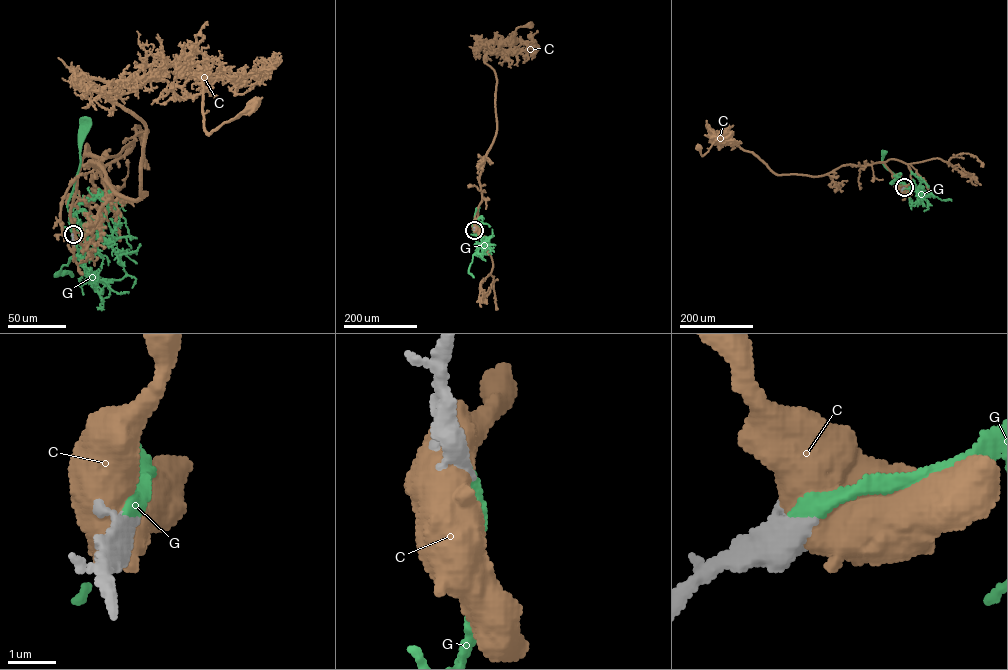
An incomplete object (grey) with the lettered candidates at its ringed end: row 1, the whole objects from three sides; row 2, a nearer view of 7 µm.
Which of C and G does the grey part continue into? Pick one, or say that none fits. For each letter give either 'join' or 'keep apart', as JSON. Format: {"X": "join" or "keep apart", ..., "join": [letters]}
{"C": "keep apart", "G": "join", "join": ["G"]}

